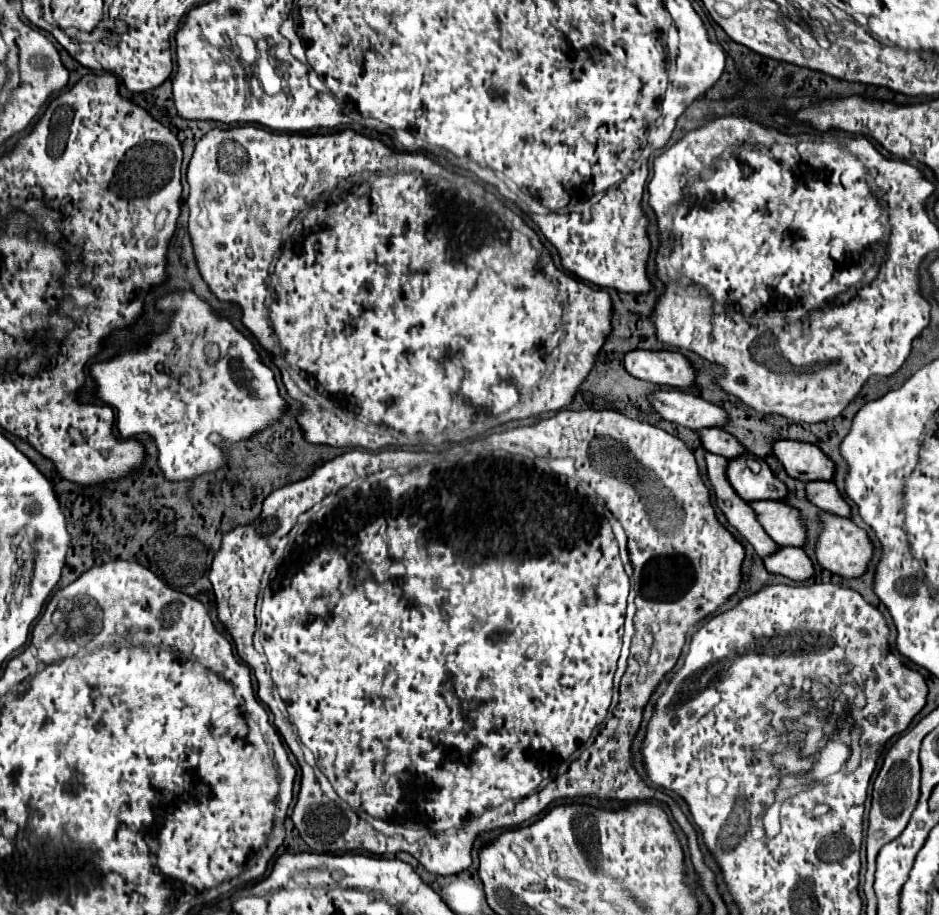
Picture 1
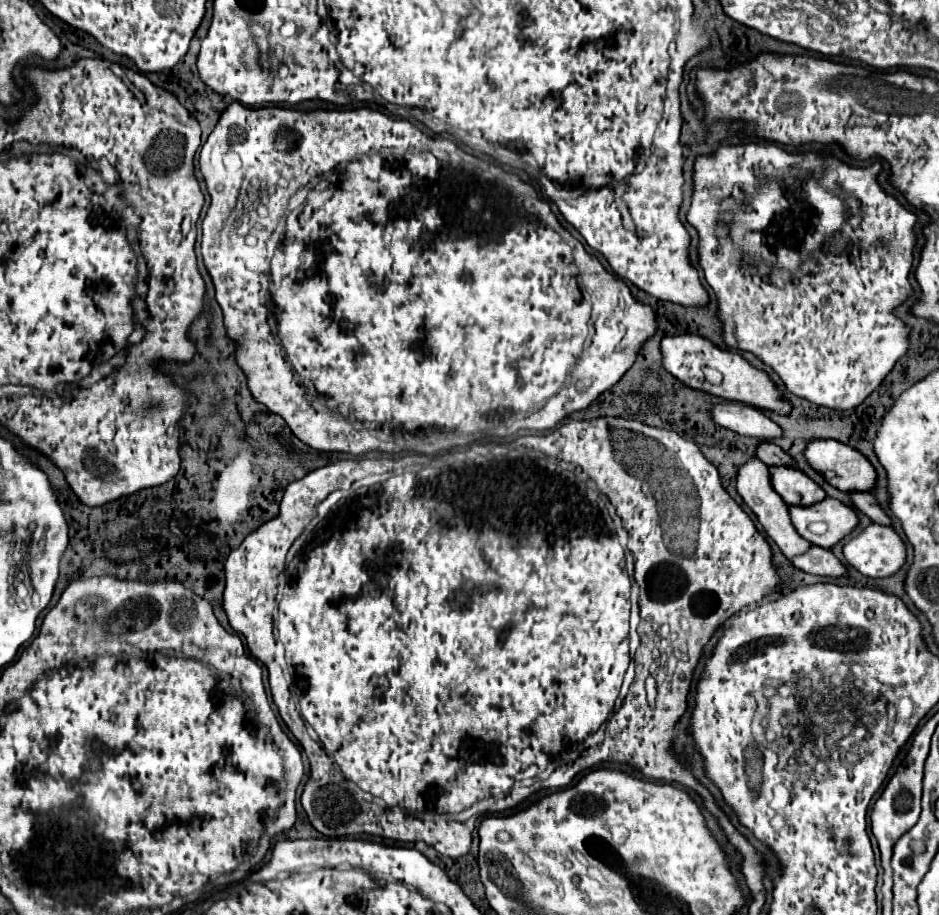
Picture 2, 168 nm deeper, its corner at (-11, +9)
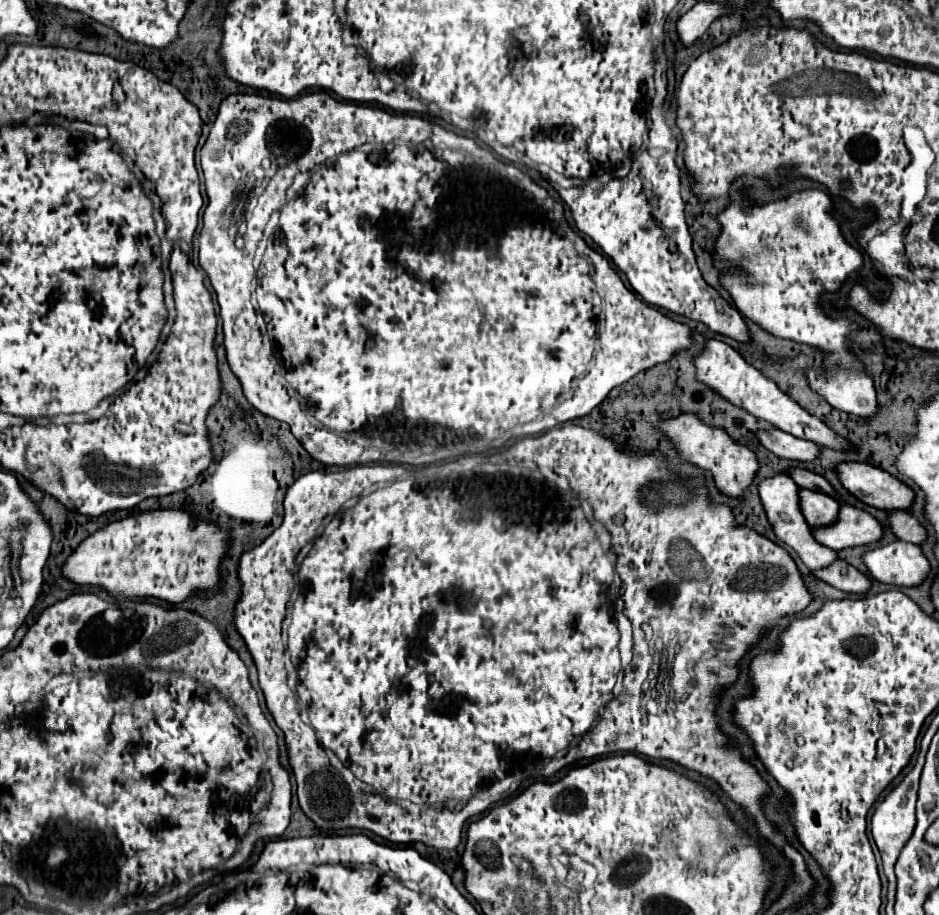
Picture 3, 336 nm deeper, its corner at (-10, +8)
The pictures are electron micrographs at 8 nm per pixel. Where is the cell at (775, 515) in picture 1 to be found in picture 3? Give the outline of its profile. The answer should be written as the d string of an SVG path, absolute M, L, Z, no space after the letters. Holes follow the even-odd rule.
M842 505L834 523L812 527L812 537L818 543L838 551L878 541L882 537L882 525L866 511Z

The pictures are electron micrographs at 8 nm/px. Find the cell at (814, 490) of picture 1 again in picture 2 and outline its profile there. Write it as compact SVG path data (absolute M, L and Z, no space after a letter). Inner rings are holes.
M851 492L851 498L853 498L853 504L863 514L867 514L873 522L883 524L883 526L891 526L891 518L885 514L885 510L881 508L881 504L875 500L873 494L867 494L867 492Z

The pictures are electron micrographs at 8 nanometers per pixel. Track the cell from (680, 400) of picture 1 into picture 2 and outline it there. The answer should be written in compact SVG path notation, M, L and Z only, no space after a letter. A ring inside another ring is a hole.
M717 404L711 408L711 418L727 430L761 440L775 440L783 432L769 416L745 404Z

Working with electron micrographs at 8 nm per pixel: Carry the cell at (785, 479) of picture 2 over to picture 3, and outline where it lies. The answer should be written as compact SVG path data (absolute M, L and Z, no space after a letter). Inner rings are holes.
M798 489L798 499L800 499L800 511L808 525L826 525L826 521L834 521L838 515L840 503L826 495L826 493L814 493L812 489Z

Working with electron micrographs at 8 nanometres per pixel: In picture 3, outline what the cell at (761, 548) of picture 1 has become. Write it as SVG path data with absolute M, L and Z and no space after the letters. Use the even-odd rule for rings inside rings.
M778 473L774 477L766 477L760 481L758 485L758 495L764 507L764 513L776 533L776 537L786 543L788 547L792 547L796 551L796 555L800 557L800 561L812 571L812 569L822 569L826 565L830 565L832 561L838 559L836 551L826 549L824 545L818 545L814 541L814 537L810 537L810 527L806 523L806 519L802 517L802 513L798 513L798 485L784 473Z

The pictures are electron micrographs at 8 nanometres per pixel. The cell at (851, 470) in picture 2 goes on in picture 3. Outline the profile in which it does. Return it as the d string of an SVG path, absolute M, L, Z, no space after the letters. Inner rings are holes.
M844 461L836 465L842 487L866 505L876 509L908 509L914 493L890 473L862 461Z

